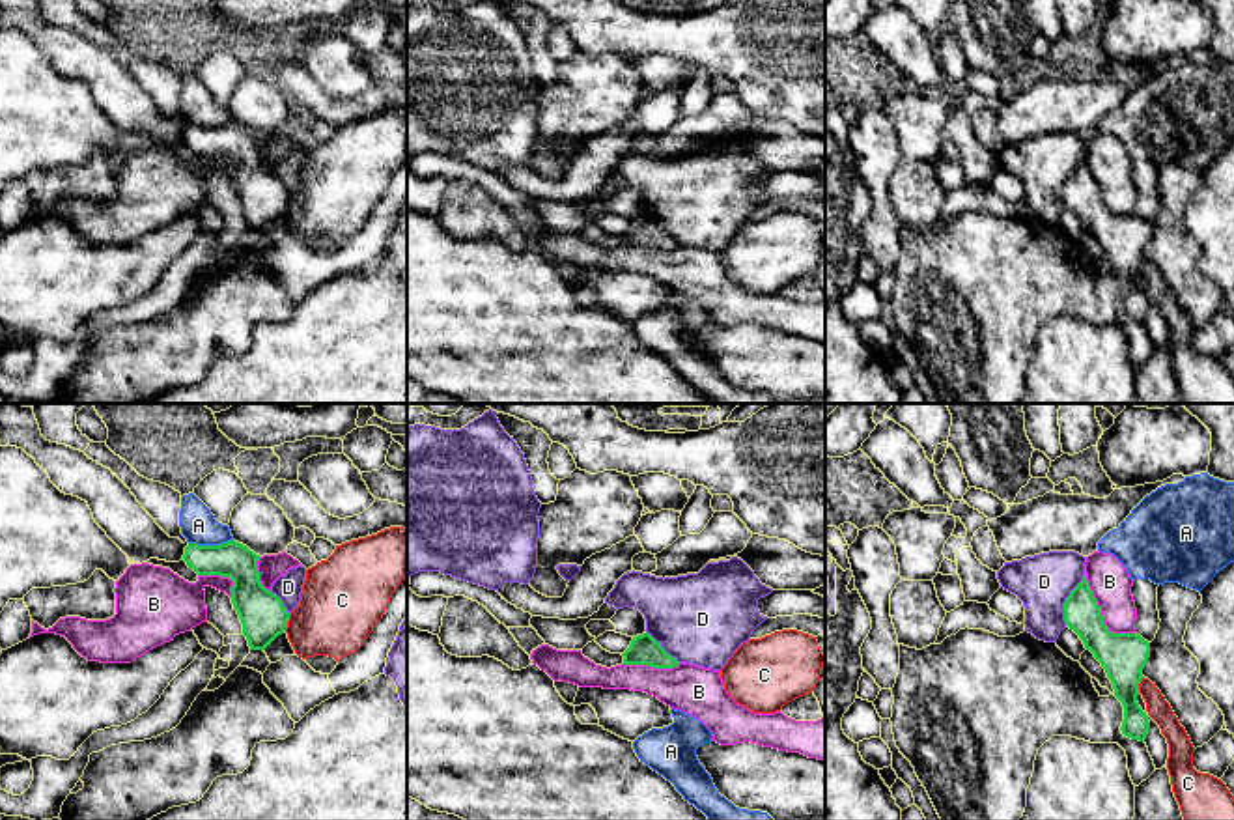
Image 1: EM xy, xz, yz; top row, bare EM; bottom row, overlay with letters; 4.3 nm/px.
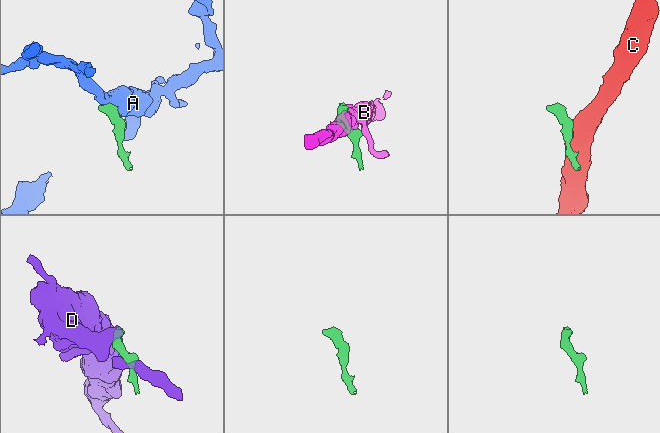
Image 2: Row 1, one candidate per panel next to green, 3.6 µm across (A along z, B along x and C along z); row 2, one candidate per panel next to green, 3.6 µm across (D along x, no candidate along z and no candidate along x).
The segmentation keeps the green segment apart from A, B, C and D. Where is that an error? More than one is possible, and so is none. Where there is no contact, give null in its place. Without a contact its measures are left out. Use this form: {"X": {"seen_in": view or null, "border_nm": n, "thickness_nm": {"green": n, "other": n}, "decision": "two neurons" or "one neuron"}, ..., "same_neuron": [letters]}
{"A": {"seen_in": "xy", "border_nm": 190, "thickness_nm": {"green": 160, "other": 160}, "decision": "two neurons"}, "B": {"seen_in": "yz", "border_nm": 360, "thickness_nm": {"green": 200, "other": 180}, "decision": "two neurons"}, "C": {"seen_in": "xy", "border_nm": 80, "thickness_nm": {"green": 200, "other": 360}, "decision": "two neurons"}, "D": {"seen_in": "yz", "border_nm": 240, "thickness_nm": {"green": 160, "other": 240}, "decision": "two neurons"}, "same_neuron": []}

